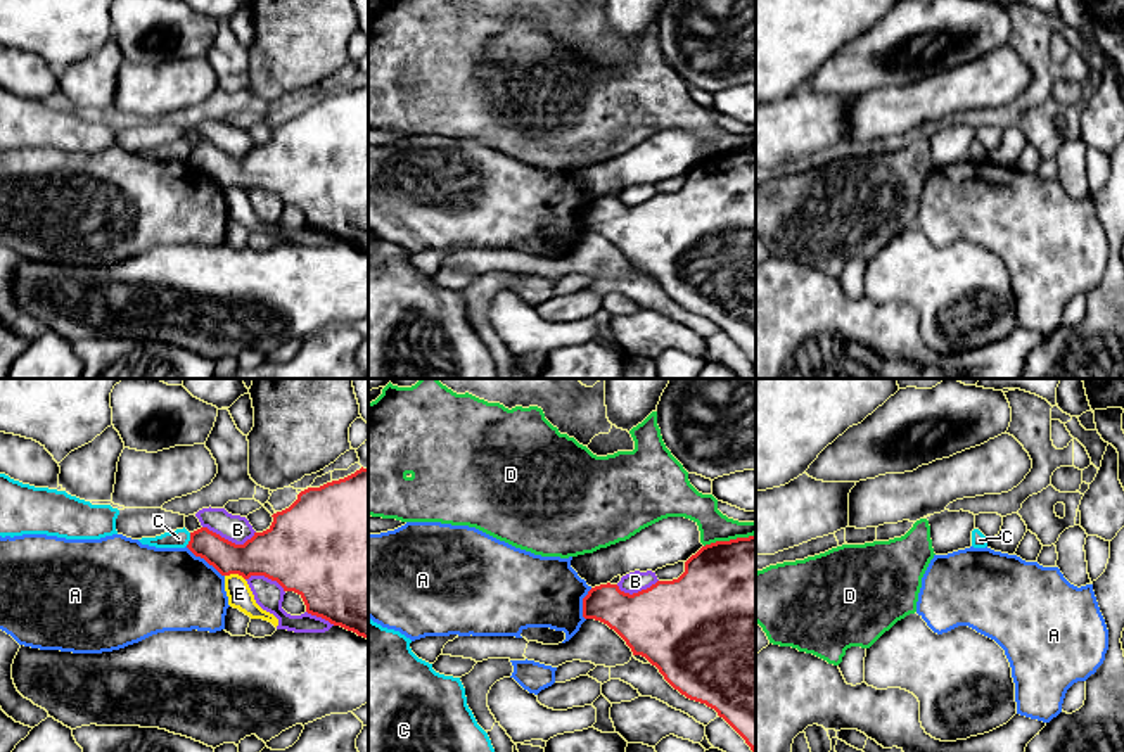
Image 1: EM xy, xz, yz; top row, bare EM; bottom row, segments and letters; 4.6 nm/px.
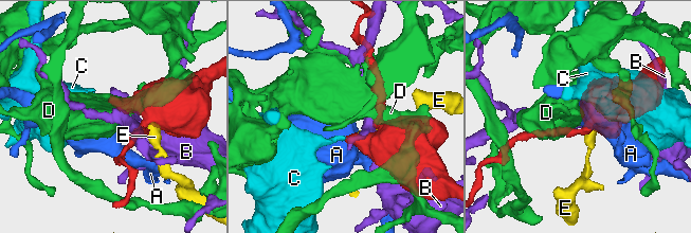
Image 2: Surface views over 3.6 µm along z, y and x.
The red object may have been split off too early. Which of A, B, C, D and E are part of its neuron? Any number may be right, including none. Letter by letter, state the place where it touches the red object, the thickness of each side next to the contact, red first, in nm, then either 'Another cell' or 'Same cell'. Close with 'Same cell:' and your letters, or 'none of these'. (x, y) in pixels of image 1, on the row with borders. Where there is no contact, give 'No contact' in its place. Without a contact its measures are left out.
A: Touches red at xy (204, 559). Thickness 180 nm (red) against 380 nm. Another cell
B: Touches red at xy (227, 540). Thickness 260 nm (red) against 130 nm. Another cell
C: Touches red at xy (191, 540). Thickness 150 nm (red) against 90 nm. Another cell
D: Touches red at xz (730, 540). Thickness 500 nm (red) against 140 nm. Another cell
E: Touches red at xy (236, 573). Thickness 280 nm (red) against 120 nm. Another cell
Same cell: none of these

